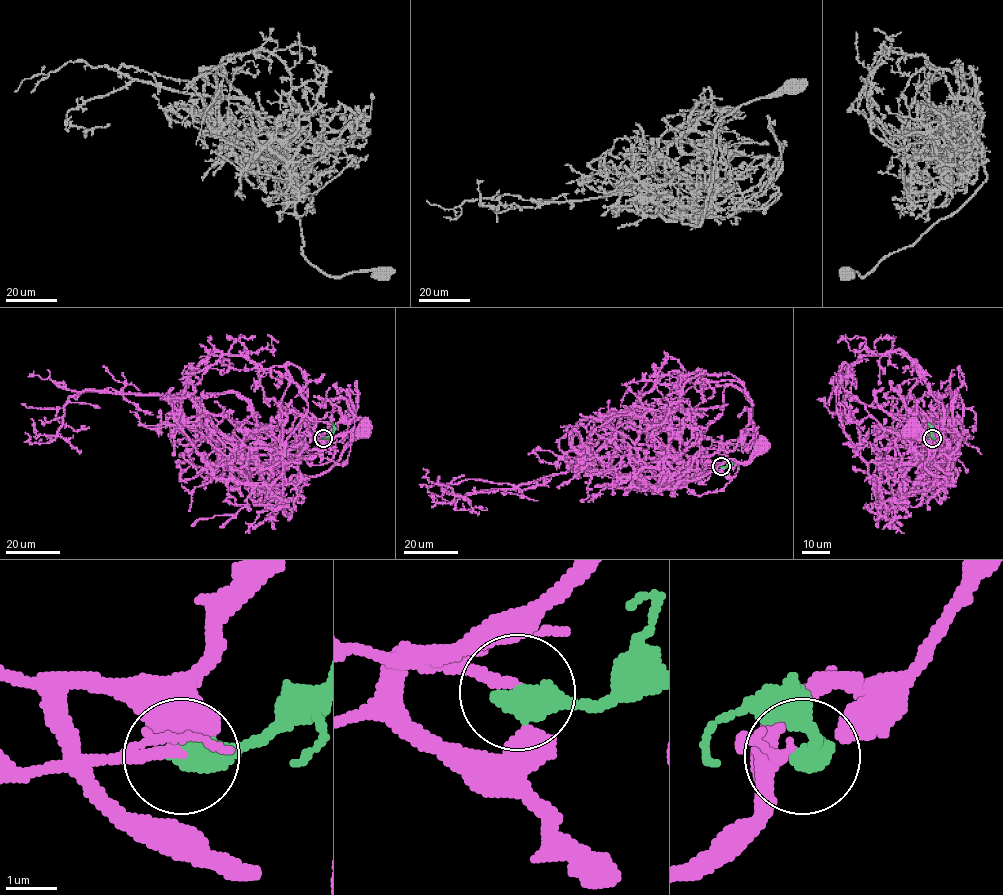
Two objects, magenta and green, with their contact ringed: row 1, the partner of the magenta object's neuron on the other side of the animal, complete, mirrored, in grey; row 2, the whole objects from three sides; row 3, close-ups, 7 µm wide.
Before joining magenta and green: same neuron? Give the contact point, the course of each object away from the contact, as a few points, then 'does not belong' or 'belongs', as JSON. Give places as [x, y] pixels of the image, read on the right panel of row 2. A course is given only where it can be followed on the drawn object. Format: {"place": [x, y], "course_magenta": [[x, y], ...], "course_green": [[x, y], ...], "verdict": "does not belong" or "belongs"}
{"place": [932, 438], "course_magenta": [[932, 438], [955, 466], [955, 486], [946, 485], [943, 477], [934, 476], [925, 467], [929, 444], [912, 426]], "course_green": [[932, 438], [928, 423]], "verdict": "belongs"}

